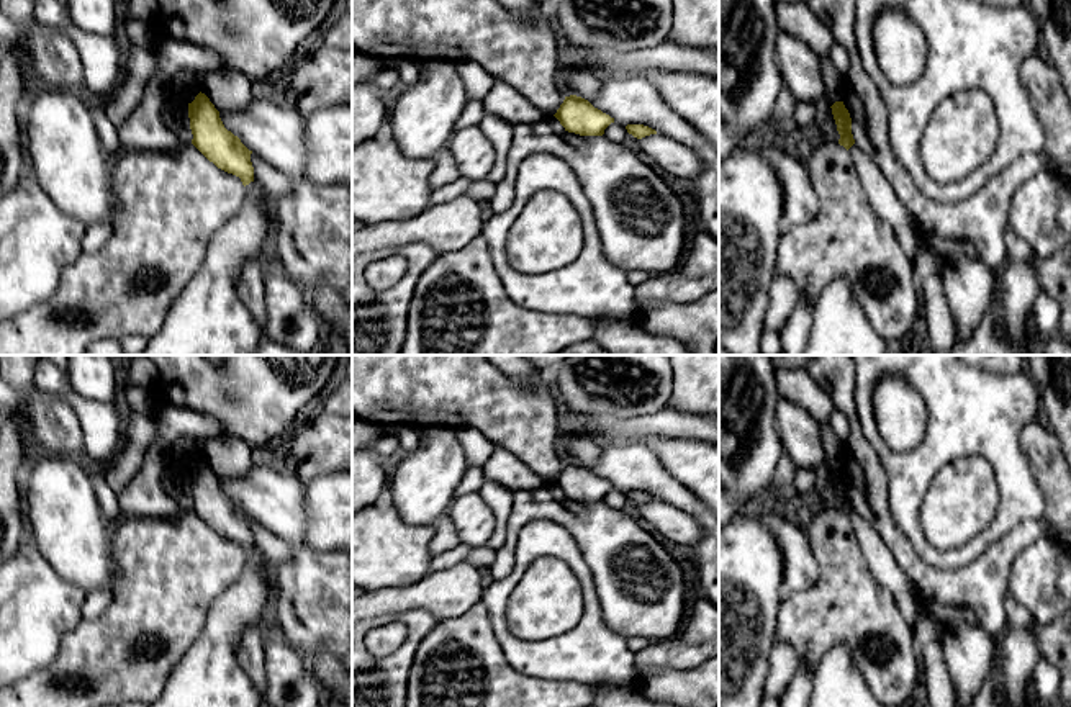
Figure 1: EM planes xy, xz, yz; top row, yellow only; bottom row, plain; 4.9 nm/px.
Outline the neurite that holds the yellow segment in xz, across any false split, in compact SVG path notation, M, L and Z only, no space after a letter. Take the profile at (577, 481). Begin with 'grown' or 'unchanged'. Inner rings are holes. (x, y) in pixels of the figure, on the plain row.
unchanged; M570 462L554 481L568 499L580 502L603 502L614 484L594 475L588 466Z

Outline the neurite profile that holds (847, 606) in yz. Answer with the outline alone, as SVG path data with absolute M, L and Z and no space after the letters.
M824 509L806 529L820 576L811 591L784 592L776 612L775 637L788 642L812 674L820 658L837 645L850 648L853 661L873 696L884 707L902 707L917 684L914 632L891 591L871 574L850 519L838 509Z

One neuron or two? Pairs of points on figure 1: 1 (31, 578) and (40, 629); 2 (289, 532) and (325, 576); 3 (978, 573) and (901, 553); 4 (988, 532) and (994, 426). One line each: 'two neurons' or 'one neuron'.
1: one neuron
2: two neurons
3: one neuron
4: one neuron

